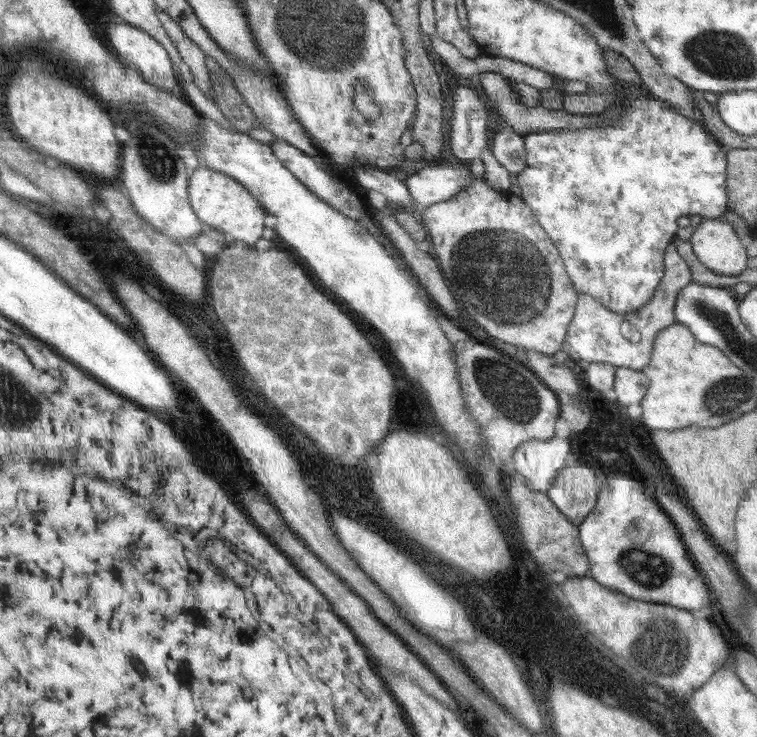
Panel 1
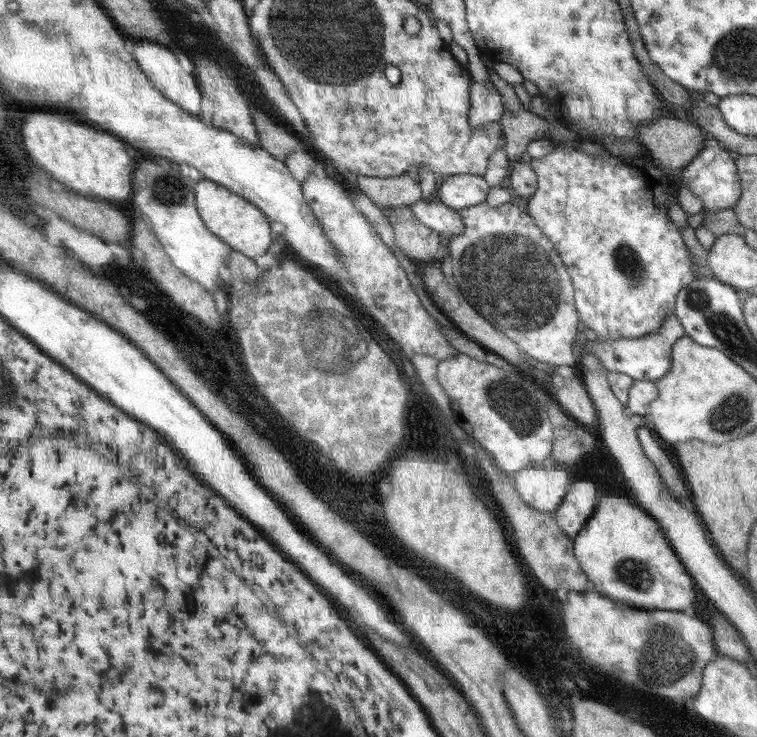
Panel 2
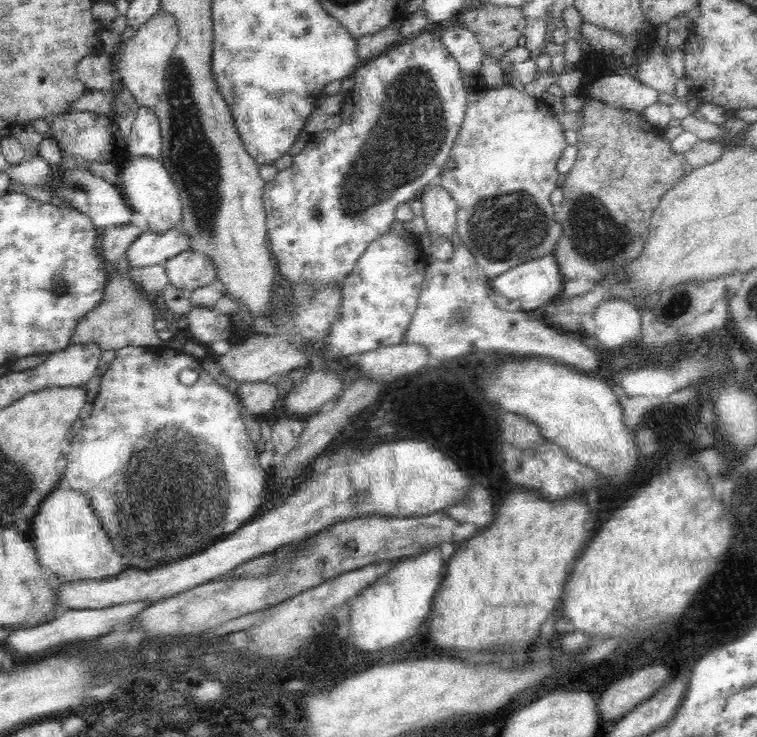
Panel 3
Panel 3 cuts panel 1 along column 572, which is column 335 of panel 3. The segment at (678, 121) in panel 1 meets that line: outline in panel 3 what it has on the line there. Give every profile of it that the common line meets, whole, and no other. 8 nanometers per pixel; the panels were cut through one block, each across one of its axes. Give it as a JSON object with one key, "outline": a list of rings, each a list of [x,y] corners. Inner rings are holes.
{"outline":[[[426,31],[390,46],[382,54],[364,62],[354,73],[356,84],[345,96],[341,110],[341,123],[334,130],[324,129],[313,134],[301,152],[293,156],[292,164],[286,170],[280,170],[274,180],[268,181],[263,188],[263,206],[266,212],[267,240],[272,256],[276,258],[278,274],[285,282],[296,284],[296,280],[311,280],[312,284],[328,284],[328,280],[344,280],[348,276],[368,244],[380,238],[390,230],[395,221],[396,206],[412,202],[431,185],[440,182],[440,173],[449,159],[452,145],[460,134],[460,129],[467,111],[468,93],[460,75],[461,69],[456,59],[443,46],[440,37]]]}

